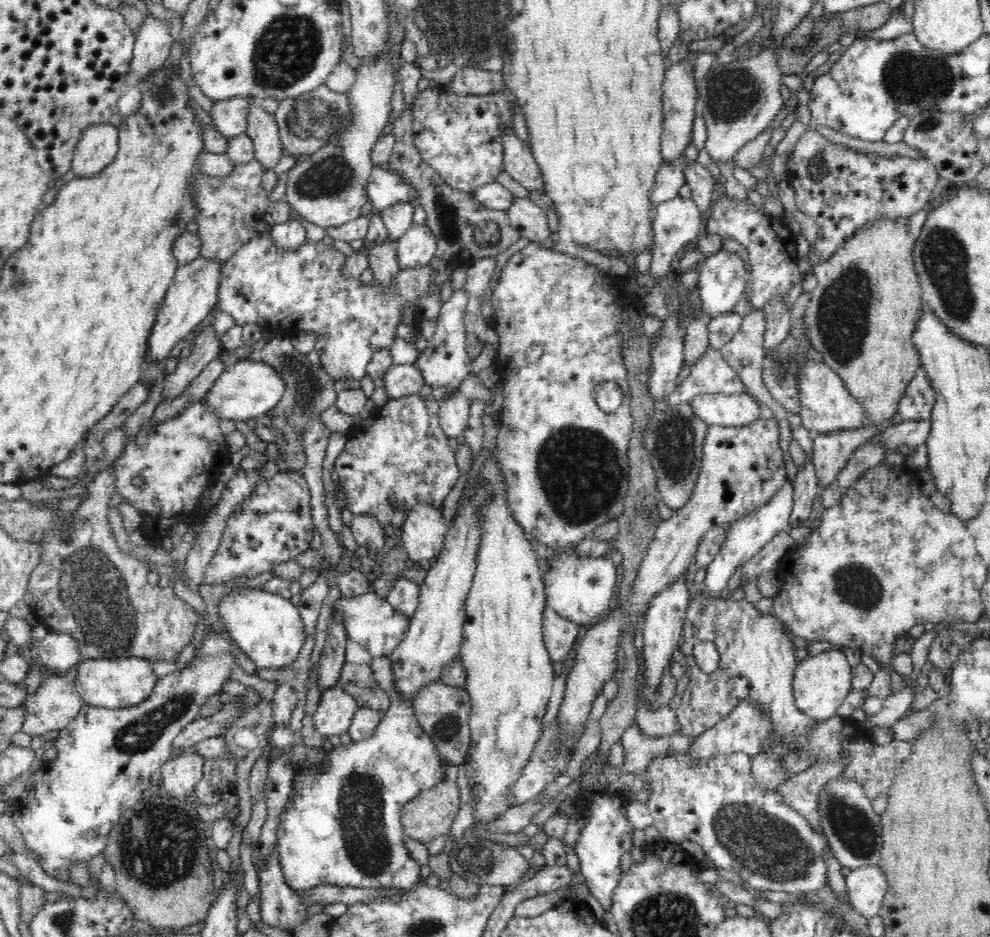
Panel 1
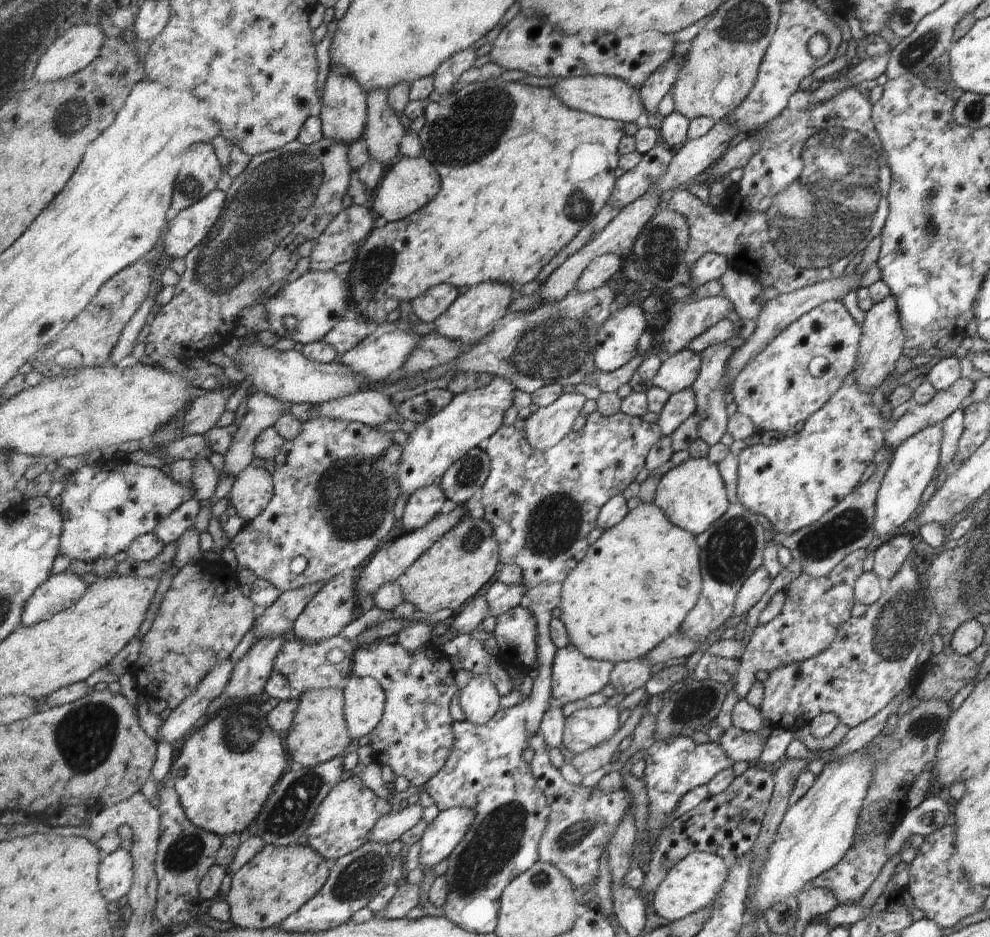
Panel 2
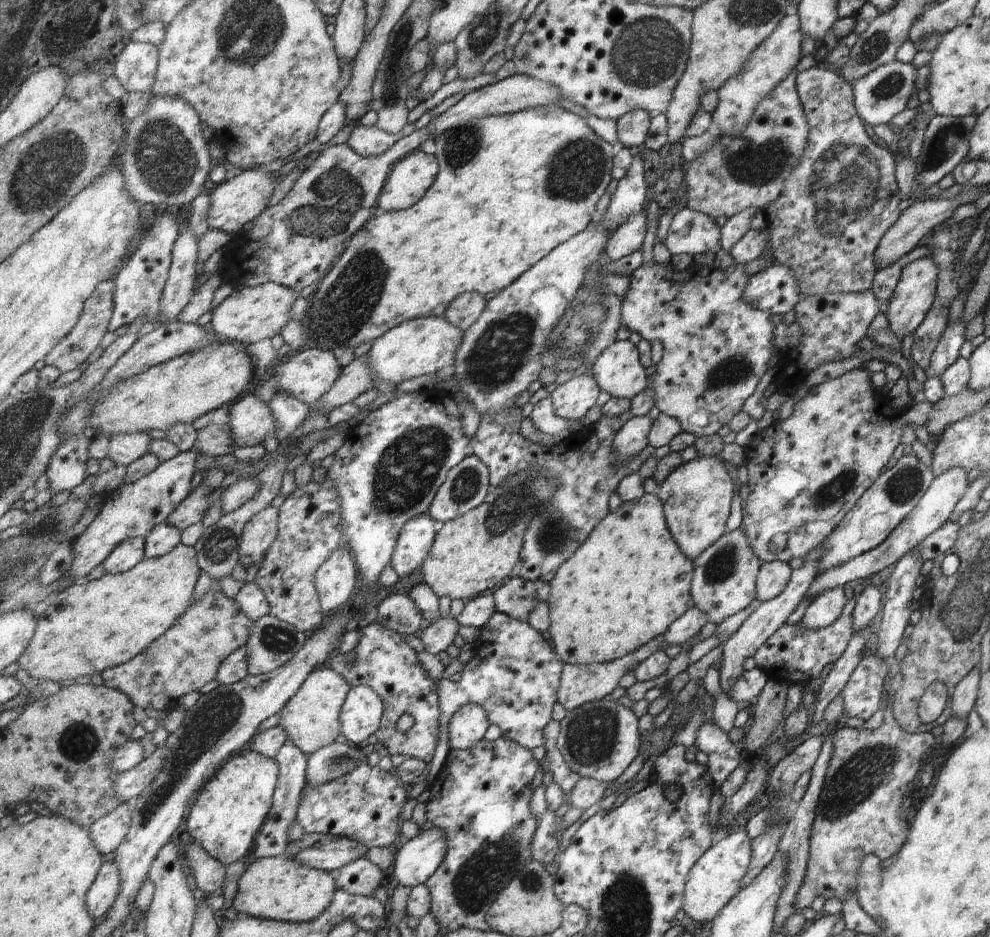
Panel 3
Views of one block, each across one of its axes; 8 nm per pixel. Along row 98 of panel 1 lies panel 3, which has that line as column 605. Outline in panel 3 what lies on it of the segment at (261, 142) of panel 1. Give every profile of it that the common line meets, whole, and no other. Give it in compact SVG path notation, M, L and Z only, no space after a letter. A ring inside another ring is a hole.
M641 210L619 227L613 234L606 247L605 257L611 260L621 260L633 252L639 252L643 248L647 234L647 211Z

